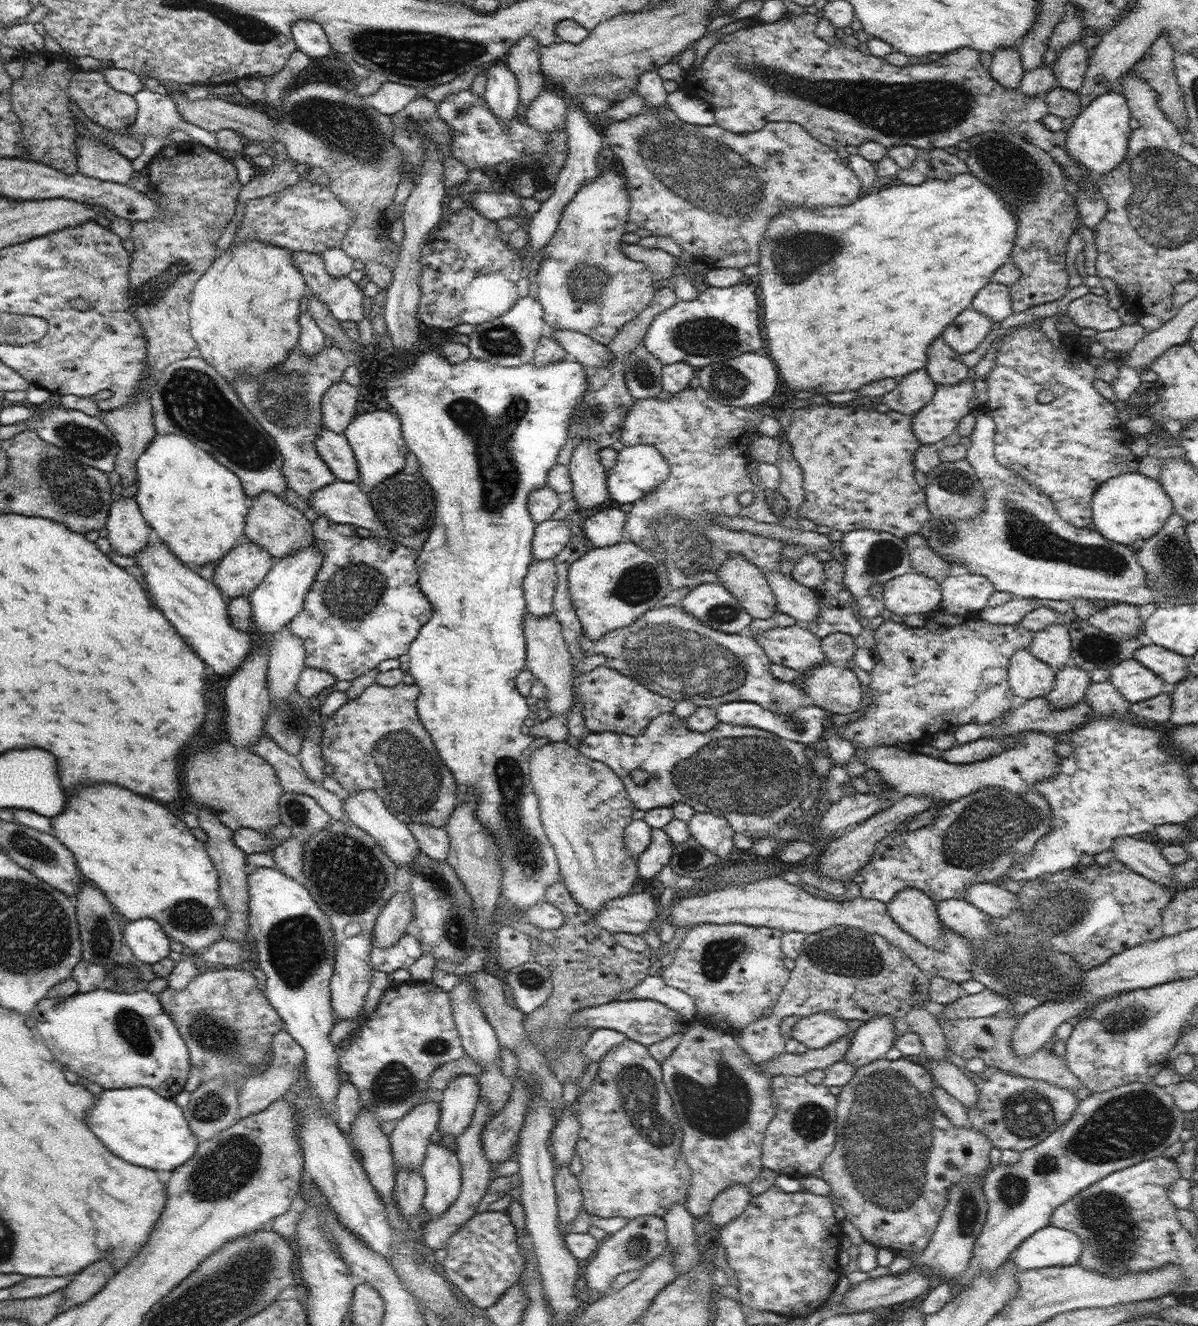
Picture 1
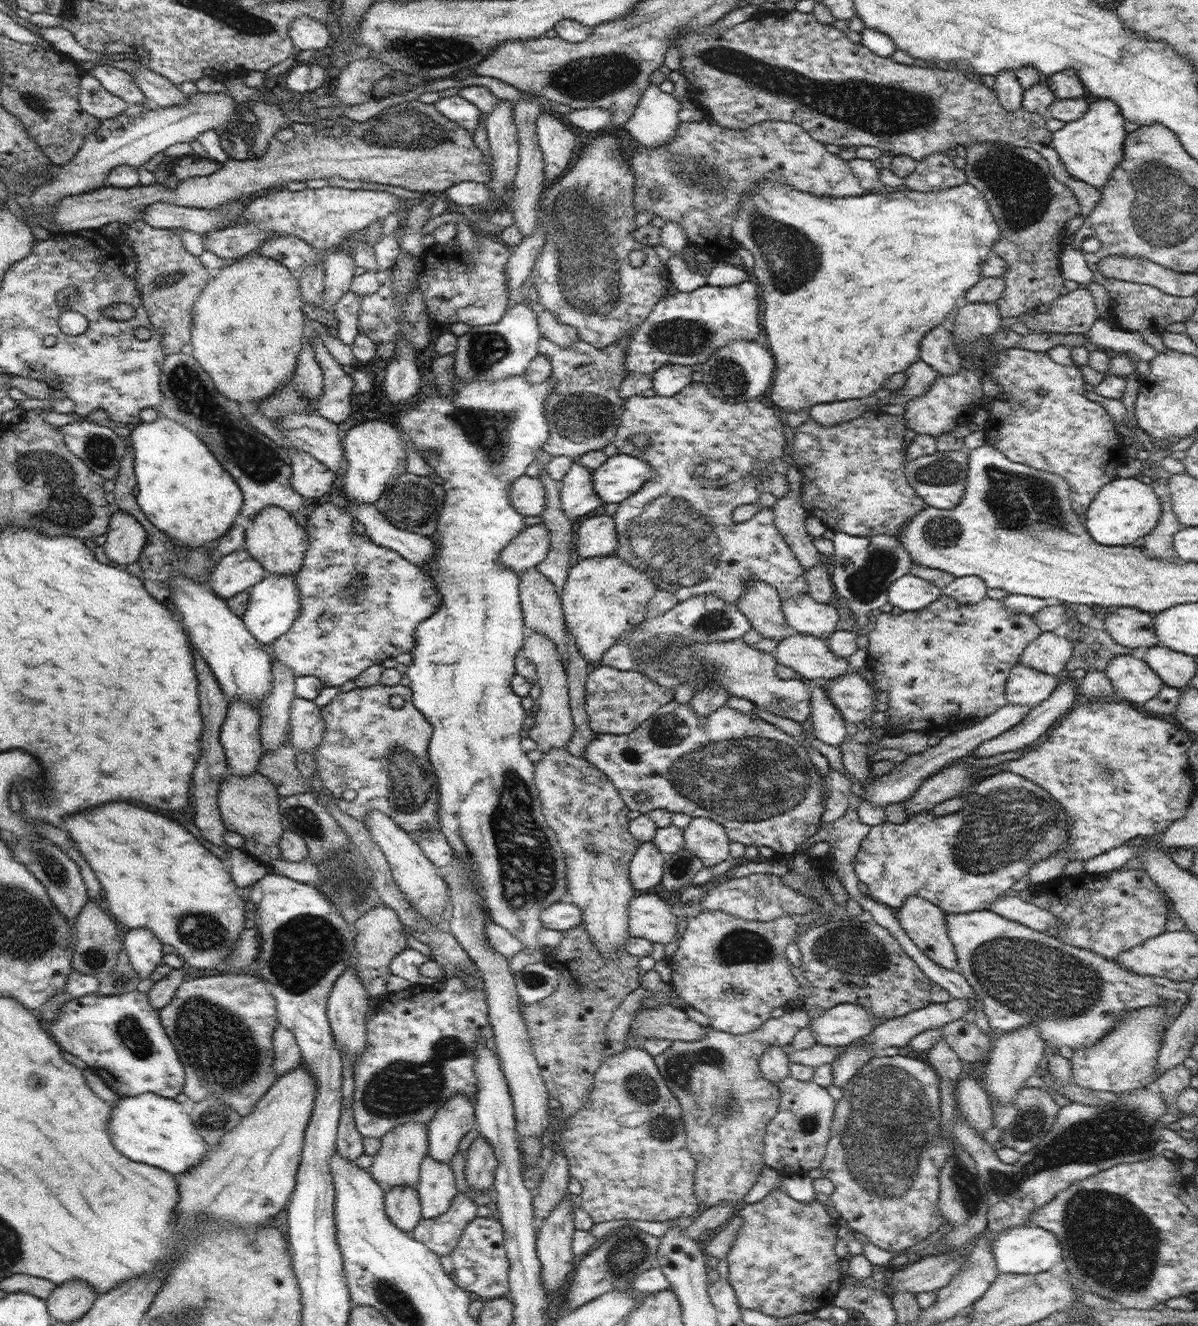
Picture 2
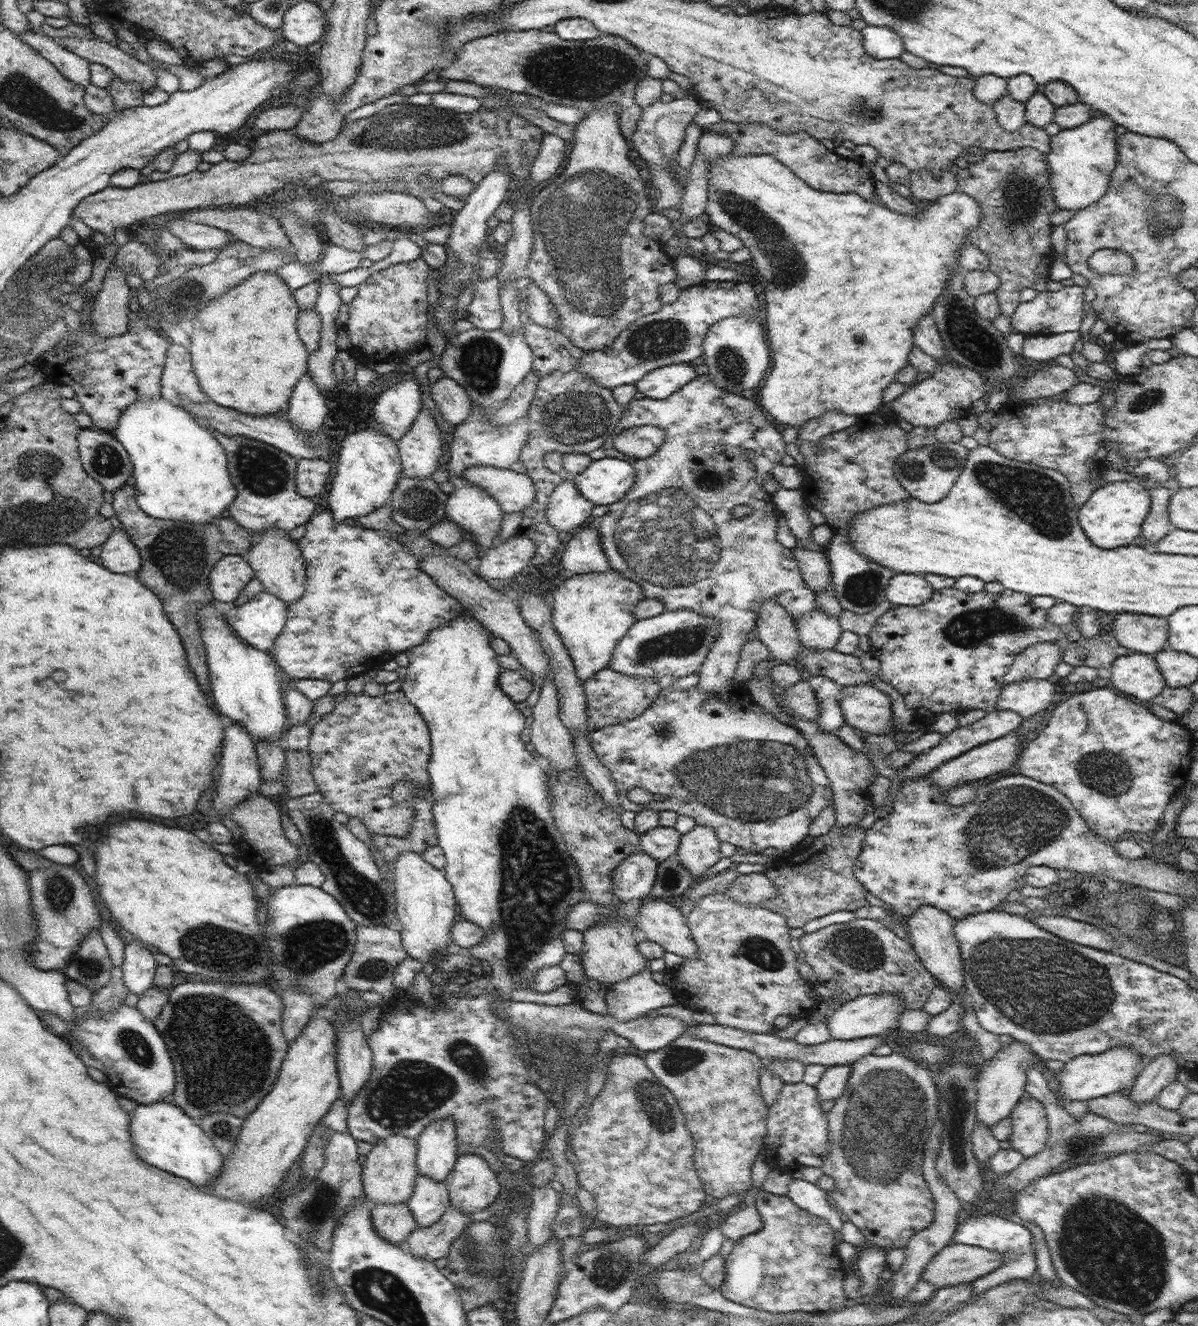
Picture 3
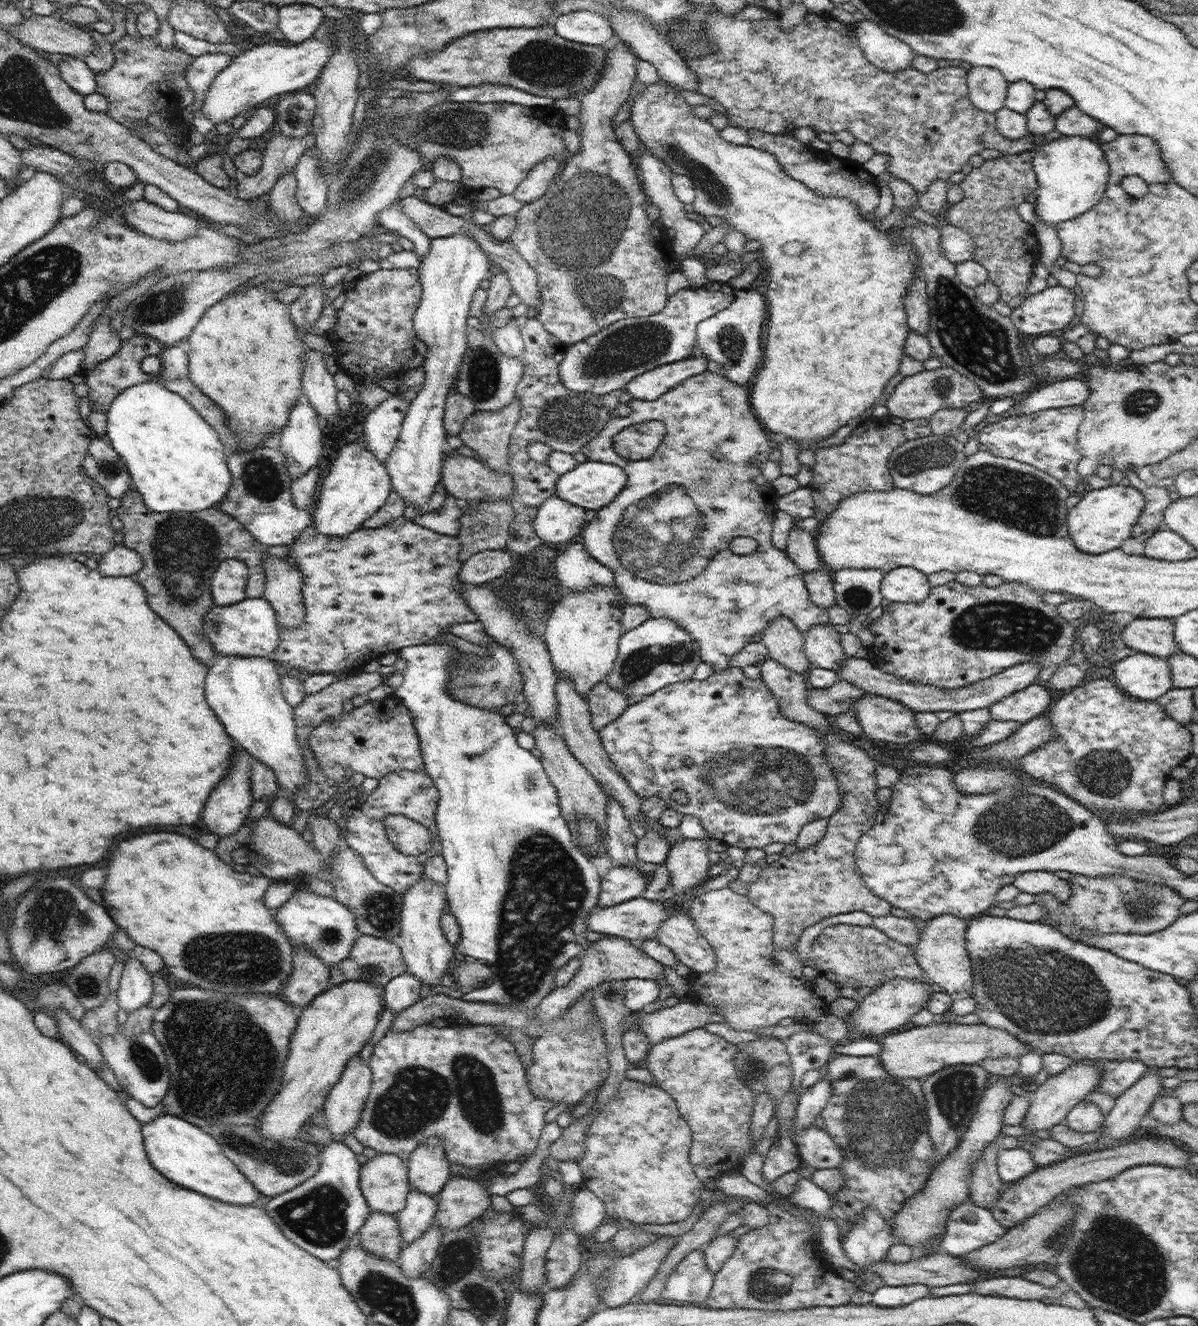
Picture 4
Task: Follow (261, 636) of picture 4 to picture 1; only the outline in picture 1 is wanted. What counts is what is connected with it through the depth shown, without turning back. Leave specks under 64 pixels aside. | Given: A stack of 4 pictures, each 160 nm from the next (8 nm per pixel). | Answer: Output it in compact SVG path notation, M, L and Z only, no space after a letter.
M314 543L311 545L300 550L298 554L275 561L264 580L250 593L249 603L254 622L253 631L256 635L279 631L303 609L306 595L324 561L324 554L314 546Z

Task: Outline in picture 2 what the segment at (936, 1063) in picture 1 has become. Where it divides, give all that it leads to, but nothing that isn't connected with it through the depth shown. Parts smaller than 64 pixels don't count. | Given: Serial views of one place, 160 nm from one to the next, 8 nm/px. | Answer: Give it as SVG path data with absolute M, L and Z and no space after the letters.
M964 1078L955 1088L957 1108L969 1125L980 1134L993 1125L991 1100L981 1082L973 1078Z

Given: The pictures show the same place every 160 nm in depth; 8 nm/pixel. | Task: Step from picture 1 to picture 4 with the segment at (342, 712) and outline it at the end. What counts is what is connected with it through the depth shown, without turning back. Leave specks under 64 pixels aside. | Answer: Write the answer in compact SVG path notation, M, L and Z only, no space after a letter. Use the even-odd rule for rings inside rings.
M388 696L376 702L368 700L362 706L354 707L351 712L342 713L337 719L321 722L310 733L309 748L322 774L337 785L344 778L350 780L345 798L363 798L361 787L354 786L354 772L380 779L398 770L425 770L420 739L411 712L397 696ZM387 814L382 818L382 824L389 841L402 856L416 857L432 846L429 830L407 816Z

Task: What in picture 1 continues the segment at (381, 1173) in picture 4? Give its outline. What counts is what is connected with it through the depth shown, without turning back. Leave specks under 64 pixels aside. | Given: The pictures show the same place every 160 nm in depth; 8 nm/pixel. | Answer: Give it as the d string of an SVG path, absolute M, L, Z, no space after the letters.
M430 1101L417 1104L408 1114L405 1114L395 1129L389 1134L393 1157L395 1158L394 1170L418 1170L424 1162L430 1136L439 1128L441 1121L441 1104Z

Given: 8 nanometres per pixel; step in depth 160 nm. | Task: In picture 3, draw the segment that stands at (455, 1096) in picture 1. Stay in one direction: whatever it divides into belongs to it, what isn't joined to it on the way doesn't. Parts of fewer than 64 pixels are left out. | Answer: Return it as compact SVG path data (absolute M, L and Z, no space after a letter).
M446 1117L428 1124L417 1138L418 1174L438 1182L446 1180L456 1164L457 1134L455 1120Z

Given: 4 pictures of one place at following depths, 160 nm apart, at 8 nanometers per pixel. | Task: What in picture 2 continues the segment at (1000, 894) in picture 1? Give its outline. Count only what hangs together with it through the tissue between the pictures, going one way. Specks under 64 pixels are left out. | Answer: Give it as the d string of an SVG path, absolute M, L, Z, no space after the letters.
M1009 893L1008 896L992 902L990 911L1010 921L1020 922L1037 932L1049 933L1050 930L1062 928L1062 923L1047 909L1041 910L1030 901L1024 902L1016 893Z

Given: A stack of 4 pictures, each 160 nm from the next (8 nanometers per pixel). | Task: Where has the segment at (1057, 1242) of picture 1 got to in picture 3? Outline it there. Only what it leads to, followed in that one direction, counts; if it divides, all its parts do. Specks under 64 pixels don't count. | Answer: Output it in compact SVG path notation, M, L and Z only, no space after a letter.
M984 1209L963 1214L965 1219L957 1224L952 1242L980 1246L986 1250L998 1251L1005 1256L1002 1266L971 1282L976 1295L1009 1280L1026 1279L1036 1272L1036 1252L1032 1244L1033 1234L1029 1228L1004 1215L999 1216Z

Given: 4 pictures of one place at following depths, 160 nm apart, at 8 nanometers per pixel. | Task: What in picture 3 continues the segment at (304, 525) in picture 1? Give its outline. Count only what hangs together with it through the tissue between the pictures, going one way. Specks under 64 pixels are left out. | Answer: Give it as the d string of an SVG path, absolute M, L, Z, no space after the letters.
M268 529L255 535L252 550L245 556L254 569L255 577L264 589L284 601L288 606L296 602L304 592L305 560L298 548L298 543L282 529Z

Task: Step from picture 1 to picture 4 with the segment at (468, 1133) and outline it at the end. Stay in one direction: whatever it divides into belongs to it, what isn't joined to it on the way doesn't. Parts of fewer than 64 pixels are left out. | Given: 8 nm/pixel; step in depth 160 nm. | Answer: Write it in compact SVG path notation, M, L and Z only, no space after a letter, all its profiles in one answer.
M438 1225L432 1226L420 1238L401 1248L397 1262L405 1275L410 1278L422 1277L431 1268L443 1233Z

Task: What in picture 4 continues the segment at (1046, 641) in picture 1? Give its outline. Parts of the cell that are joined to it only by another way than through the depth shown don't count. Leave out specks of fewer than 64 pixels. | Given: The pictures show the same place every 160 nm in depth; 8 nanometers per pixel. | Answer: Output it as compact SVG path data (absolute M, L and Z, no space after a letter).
M848 657L844 662L841 662L839 678L846 682L854 683L860 690L864 690L867 695L874 694L876 696L890 698L891 700L900 702L918 712L938 712L939 710L953 710L959 713L965 710L976 710L977 708L986 708L1000 702L1002 698L1010 696L1027 686L1030 686L1038 677L1040 672L1039 666L1034 661L1021 662L1014 666L1009 666L998 674L993 674L988 678L983 678L978 682L967 684L962 688L938 688L928 684L920 684L898 678L893 674L883 672L874 667L868 659Z

